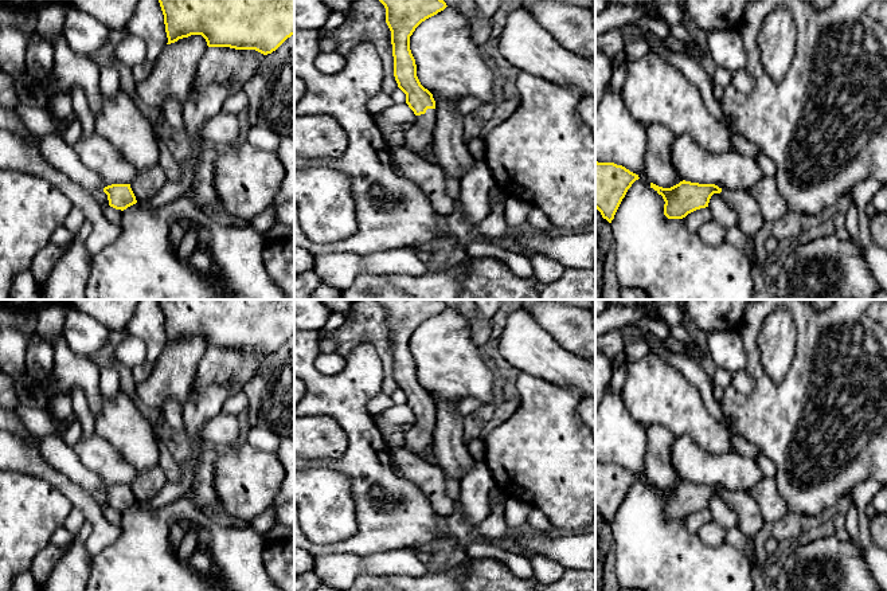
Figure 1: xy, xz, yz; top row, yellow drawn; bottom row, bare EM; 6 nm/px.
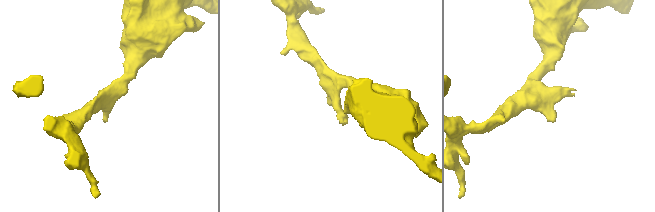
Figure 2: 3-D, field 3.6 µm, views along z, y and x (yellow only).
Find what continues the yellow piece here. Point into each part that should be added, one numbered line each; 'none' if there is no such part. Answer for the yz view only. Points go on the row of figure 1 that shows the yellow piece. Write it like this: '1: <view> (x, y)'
1: yz (750, 219)

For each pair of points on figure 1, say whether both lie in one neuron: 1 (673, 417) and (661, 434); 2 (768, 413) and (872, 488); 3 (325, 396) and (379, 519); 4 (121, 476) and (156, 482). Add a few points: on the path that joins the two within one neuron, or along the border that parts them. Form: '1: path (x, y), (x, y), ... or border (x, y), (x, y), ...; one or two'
1: border (647, 425), (661, 425), (675, 435); two
2: border (872, 478), (856, 484), (847, 493); two
3: path (356, 427), (367, 446), (367, 488); one
4: border (139, 472), (129, 484); two

